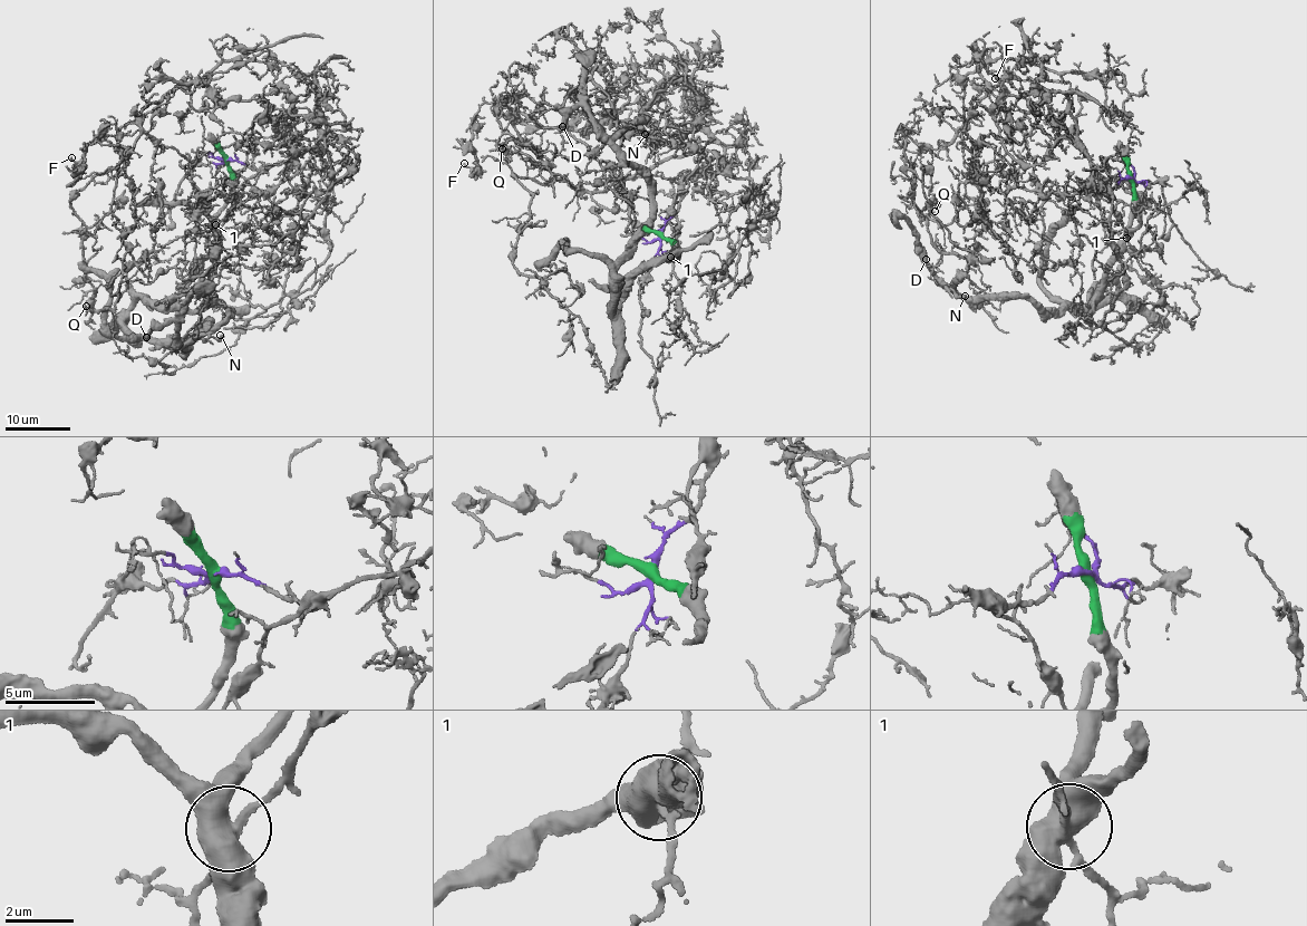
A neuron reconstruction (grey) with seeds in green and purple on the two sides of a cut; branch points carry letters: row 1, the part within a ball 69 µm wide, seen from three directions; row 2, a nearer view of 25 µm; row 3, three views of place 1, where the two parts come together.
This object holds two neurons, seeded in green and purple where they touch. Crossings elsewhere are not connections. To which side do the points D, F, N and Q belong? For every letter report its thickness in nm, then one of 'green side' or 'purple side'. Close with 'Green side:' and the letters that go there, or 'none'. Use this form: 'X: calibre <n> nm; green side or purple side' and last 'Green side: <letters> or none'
D: calibre 360 nm; green side
F: calibre 110 nm; purple side
N: calibre 180 nm; green side
Q: calibre 90 nm; purple side
Green side: D, N

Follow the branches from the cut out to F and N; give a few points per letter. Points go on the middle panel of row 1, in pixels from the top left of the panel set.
F: (660, 234), (724, 153), (693, 123), (655, 132), (680, 128), (657, 92), (524, 143), (483, 103), (464, 163)
N: (660, 234), (679, 257), (654, 260), (616, 310), (616, 264), (650, 214), (613, 143), (645, 134)

